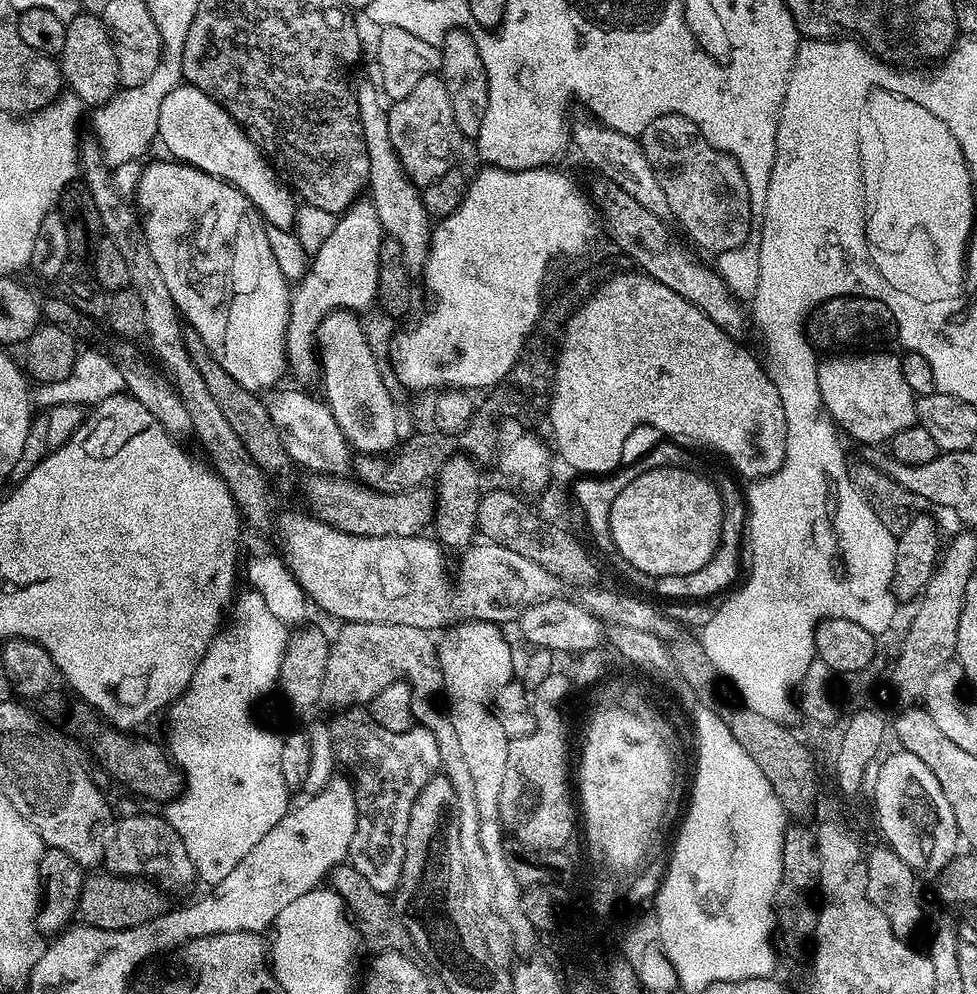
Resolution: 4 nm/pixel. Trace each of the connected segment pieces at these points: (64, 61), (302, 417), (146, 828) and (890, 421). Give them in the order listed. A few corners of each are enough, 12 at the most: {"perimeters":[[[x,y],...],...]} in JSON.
{"perimeters":[[[99,15],[66,23],[58,57],[81,105],[109,103],[121,87],[116,46]],[[288,388],[268,413],[293,465],[347,477],[348,439],[327,403]],[[163,815],[115,821],[102,864],[168,894],[198,880]],[[888,350],[816,365],[824,409],[864,446],[917,423]]]}

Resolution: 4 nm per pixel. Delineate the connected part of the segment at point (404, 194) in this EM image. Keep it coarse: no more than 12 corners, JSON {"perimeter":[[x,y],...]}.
{"perimeter":[[373,81],[354,95],[370,159],[367,189],[385,233],[421,271],[432,222],[390,142]]}

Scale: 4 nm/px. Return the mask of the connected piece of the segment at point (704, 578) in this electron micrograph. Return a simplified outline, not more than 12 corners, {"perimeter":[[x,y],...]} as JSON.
{"perimeter":[[719,481],[724,511],[718,550],[694,574],[659,577],[661,601],[704,602],[740,572],[746,500]]}

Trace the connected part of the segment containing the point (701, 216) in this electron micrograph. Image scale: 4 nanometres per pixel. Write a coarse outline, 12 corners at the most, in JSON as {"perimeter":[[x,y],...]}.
{"perimeter":[[681,116],[638,139],[671,219],[701,253],[754,232],[733,156]]}

